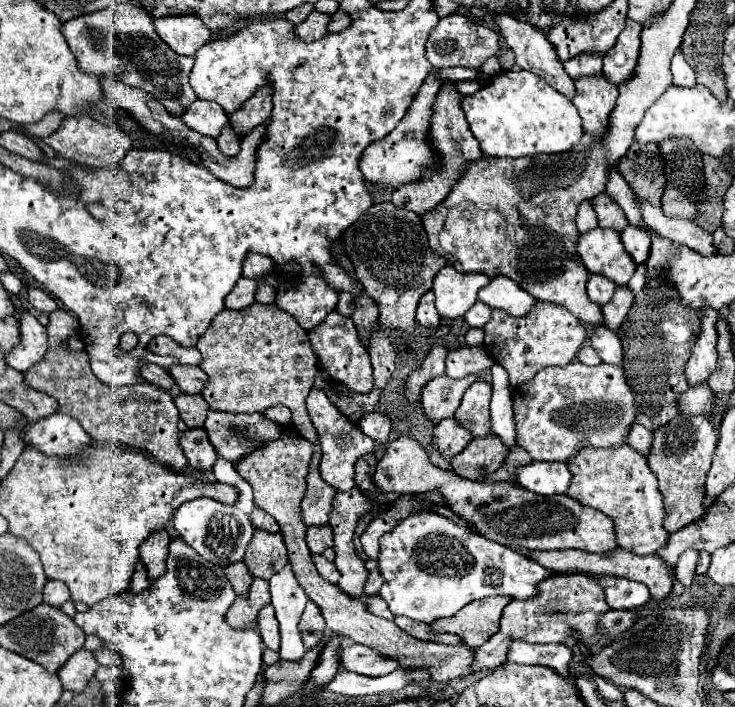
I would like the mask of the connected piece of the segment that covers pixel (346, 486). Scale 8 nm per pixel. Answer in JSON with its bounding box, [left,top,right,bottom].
[307,389,375,491]

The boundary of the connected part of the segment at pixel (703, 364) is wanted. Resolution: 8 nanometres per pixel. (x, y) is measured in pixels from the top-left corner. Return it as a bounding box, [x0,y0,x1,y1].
[687,309,719,385]

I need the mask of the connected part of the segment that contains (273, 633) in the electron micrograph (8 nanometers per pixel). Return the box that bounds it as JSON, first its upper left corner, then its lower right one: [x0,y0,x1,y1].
[257,605,279,651]

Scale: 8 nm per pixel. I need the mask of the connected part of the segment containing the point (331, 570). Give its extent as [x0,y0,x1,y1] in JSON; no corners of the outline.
[313,555,339,583]

